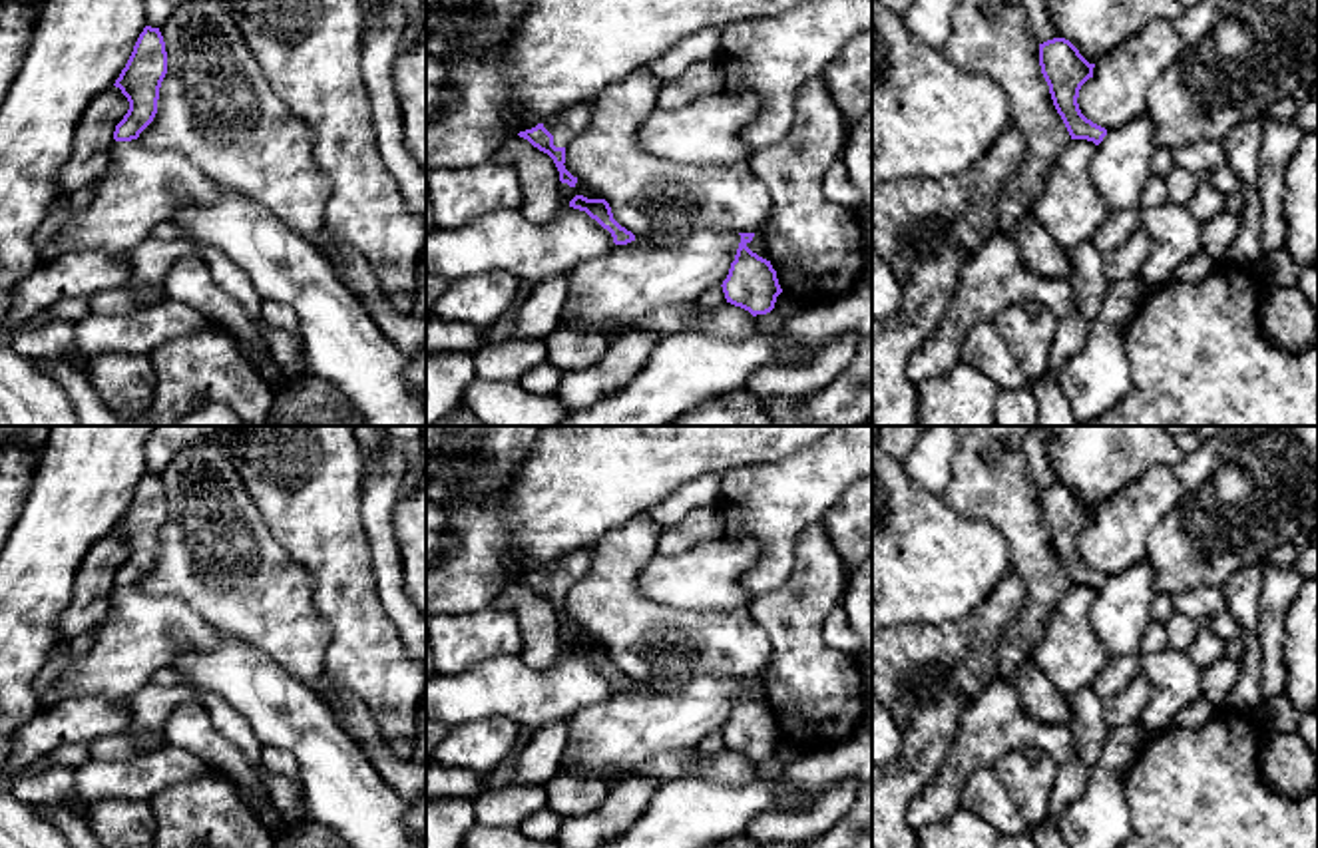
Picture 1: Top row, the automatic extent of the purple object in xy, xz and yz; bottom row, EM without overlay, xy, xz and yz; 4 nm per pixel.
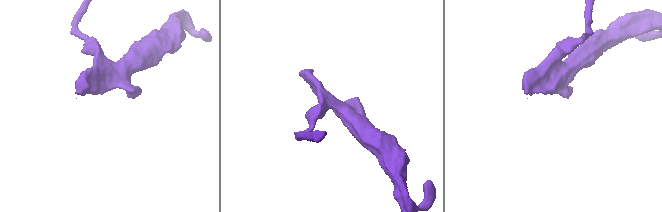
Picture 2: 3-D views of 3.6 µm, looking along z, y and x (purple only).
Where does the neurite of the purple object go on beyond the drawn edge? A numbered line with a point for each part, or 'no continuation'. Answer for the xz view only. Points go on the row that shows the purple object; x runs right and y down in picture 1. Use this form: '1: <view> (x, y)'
1: xz (564, 126)

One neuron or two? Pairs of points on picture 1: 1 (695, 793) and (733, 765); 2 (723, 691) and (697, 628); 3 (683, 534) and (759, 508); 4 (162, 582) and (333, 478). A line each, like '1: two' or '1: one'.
1: two
2: two
3: two
4: two

